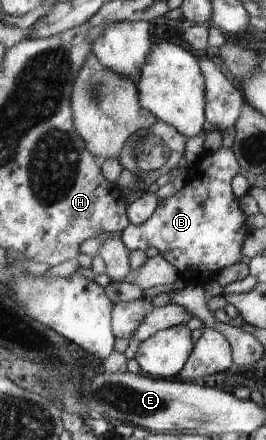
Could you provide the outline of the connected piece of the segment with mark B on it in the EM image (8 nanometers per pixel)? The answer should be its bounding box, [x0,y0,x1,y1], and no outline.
[120,147,247,287]

